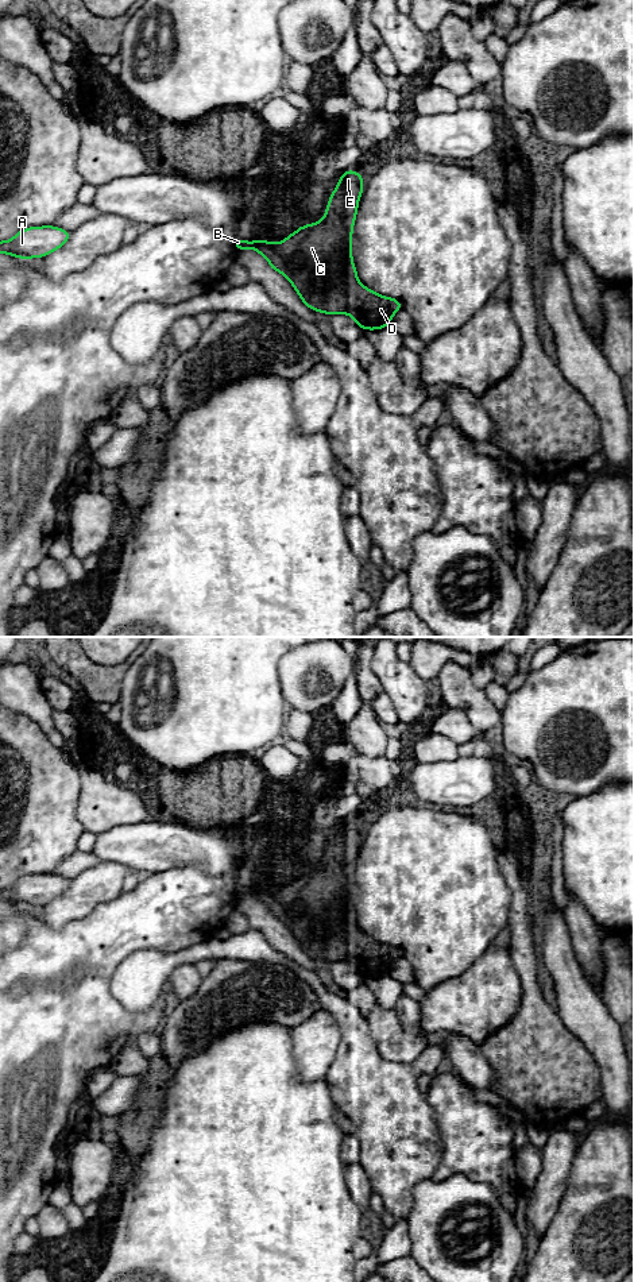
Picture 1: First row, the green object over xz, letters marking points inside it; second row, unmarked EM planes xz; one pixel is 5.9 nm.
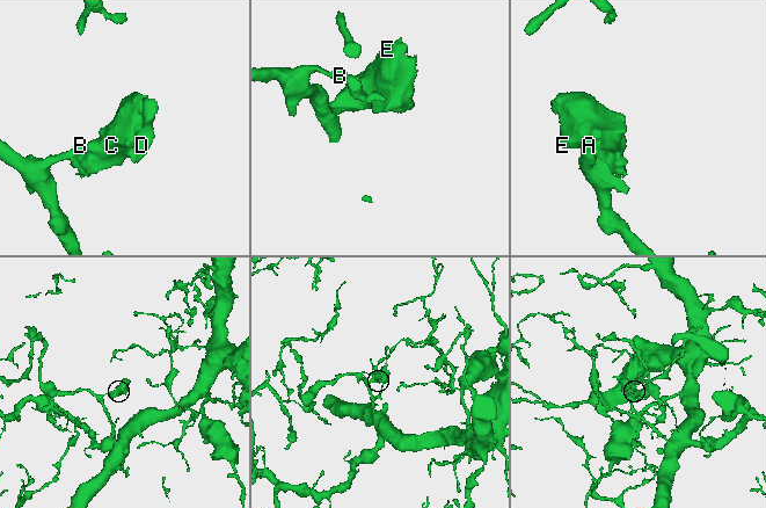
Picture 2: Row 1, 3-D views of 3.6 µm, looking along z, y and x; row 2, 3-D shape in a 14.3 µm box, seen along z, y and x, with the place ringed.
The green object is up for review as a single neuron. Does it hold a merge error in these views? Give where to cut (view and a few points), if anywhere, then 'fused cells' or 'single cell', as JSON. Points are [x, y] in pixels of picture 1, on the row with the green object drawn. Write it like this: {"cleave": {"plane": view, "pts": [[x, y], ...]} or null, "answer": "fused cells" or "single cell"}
{"cleave": {"plane": "xz", "pts": [[278, 244], [286, 262], [287, 275]]}, "answer": "fused cells"}

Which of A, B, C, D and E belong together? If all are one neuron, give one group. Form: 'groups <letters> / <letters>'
groups A B / C D E

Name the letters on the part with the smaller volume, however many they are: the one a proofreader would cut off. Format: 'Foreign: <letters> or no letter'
Foreign: C, D, E

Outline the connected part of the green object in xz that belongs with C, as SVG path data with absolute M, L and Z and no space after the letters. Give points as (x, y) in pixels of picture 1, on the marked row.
M344 171L328 201L325 217L318 223L301 225L294 233L283 239L279 247L287 262L287 279L309 309L329 316L336 313L351 314L363 331L375 331L388 327L393 314L403 305L399 300L376 294L357 281L351 243L363 188L363 175L359 171Z

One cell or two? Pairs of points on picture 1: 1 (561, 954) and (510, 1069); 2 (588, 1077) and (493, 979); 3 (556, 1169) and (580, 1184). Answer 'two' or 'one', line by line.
1: two
2: two
3: two

